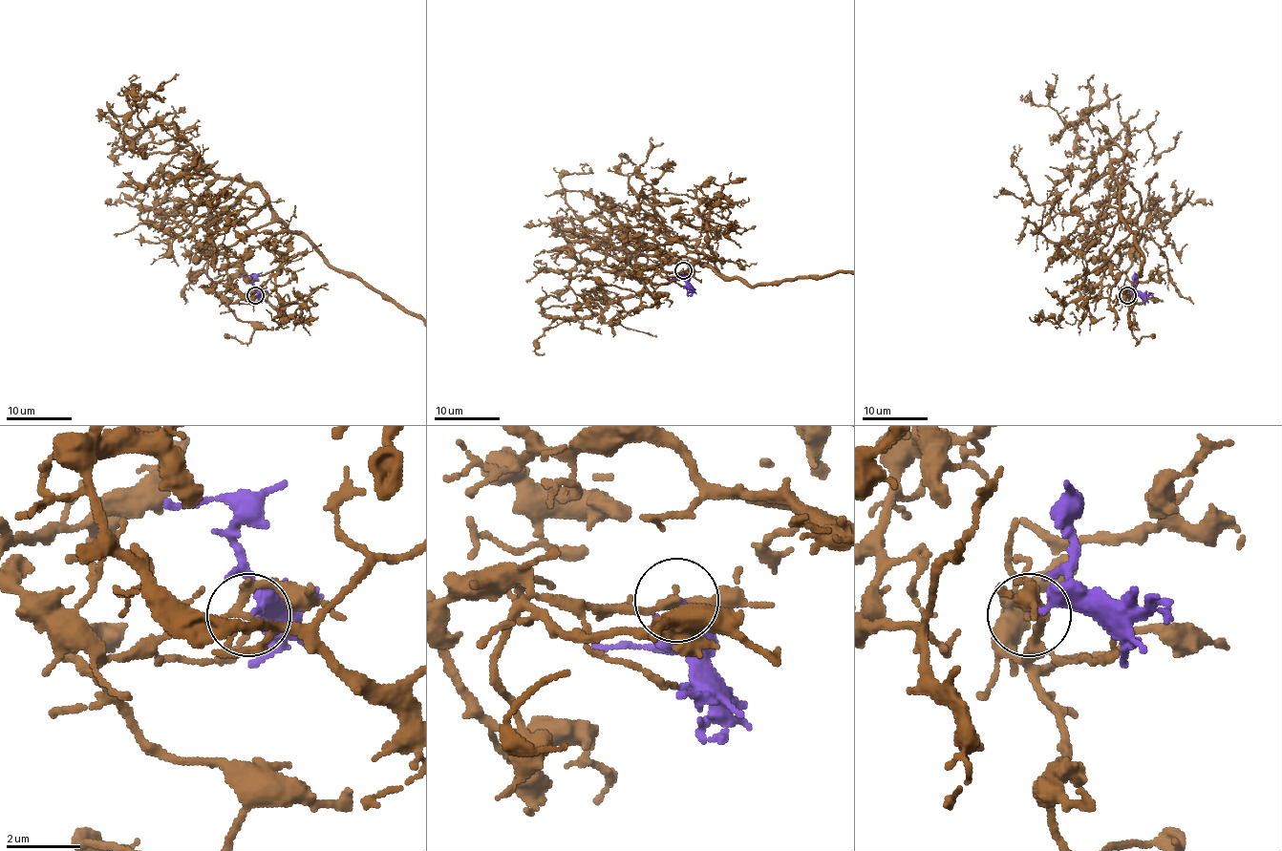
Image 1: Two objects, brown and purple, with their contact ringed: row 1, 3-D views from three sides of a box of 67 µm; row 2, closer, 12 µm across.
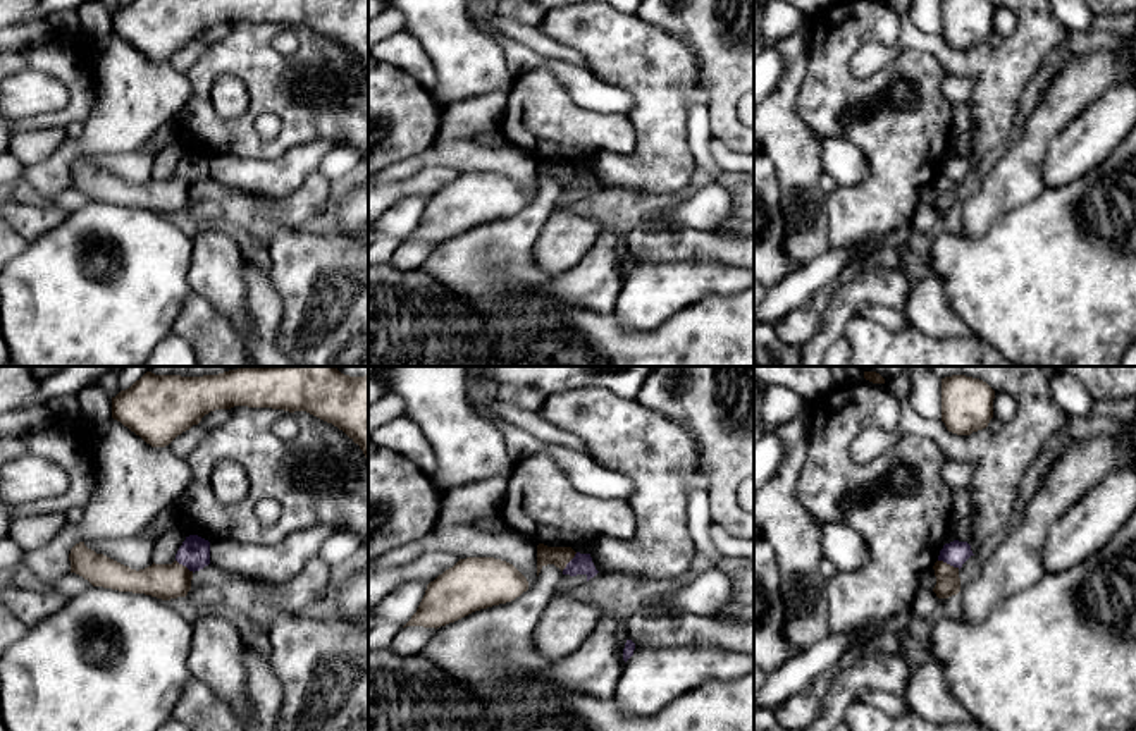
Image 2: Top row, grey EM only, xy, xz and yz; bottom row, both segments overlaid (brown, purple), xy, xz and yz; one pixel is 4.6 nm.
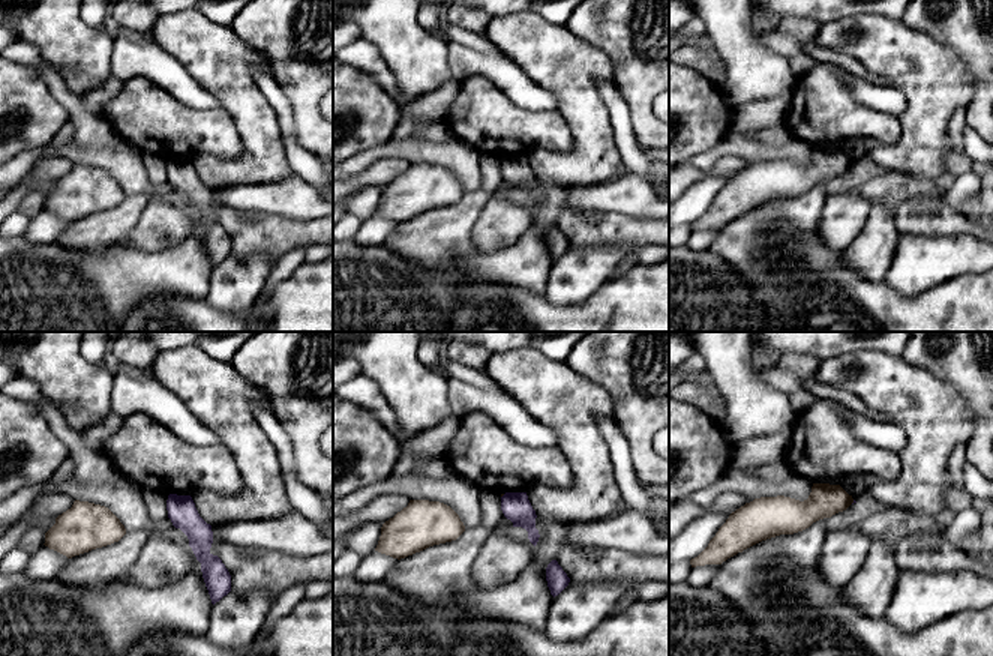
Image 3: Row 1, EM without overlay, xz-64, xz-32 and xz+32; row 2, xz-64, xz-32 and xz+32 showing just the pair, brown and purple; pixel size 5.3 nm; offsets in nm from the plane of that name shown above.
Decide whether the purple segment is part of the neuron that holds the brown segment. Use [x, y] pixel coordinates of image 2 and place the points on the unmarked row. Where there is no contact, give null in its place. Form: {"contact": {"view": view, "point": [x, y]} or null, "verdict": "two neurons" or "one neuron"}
{"contact": {"view": "yz", "point": [949, 179]}, "verdict": "two neurons"}

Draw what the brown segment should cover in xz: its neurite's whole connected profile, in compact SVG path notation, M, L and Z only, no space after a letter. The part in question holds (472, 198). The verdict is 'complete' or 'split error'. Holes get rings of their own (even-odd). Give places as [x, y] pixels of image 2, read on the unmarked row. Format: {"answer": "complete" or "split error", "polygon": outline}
{"answer": "complete", "polygon": "M494 172L460 174L427 200L425 210L403 241L441 243L475 225L506 218L528 205L527 193Z"}

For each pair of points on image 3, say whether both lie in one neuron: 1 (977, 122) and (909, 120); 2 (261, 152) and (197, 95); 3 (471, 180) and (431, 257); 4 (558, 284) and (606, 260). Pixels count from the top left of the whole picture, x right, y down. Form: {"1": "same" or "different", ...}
{"1": "different", "2": "different", "3": "different", "4": "same"}

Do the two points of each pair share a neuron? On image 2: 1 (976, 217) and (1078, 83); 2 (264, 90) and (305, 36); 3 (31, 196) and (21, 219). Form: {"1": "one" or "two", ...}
{"1": "one", "2": "one", "3": "two"}

